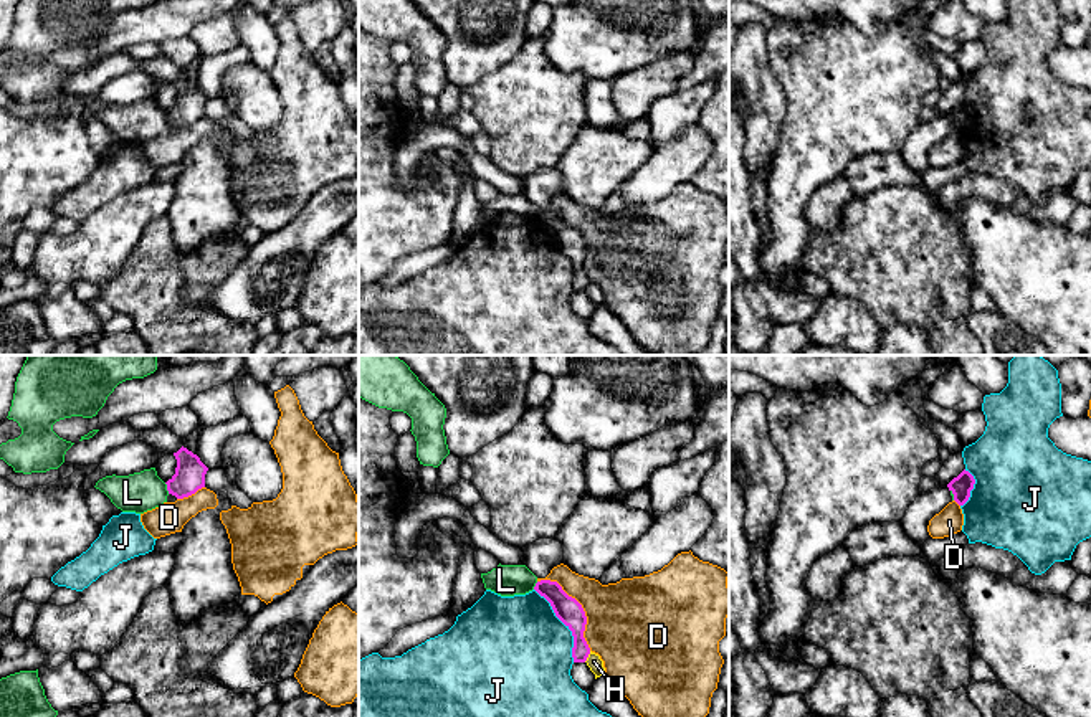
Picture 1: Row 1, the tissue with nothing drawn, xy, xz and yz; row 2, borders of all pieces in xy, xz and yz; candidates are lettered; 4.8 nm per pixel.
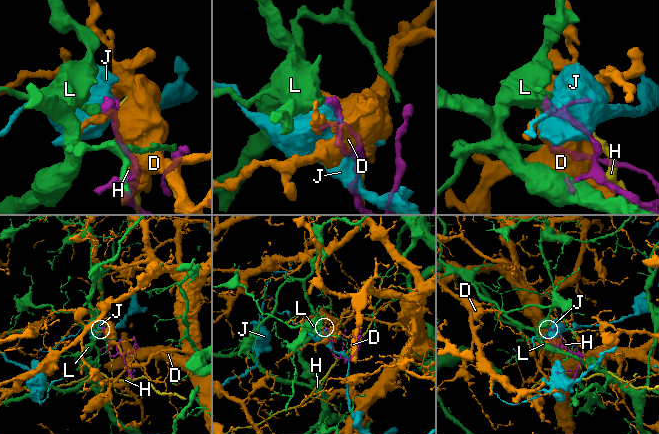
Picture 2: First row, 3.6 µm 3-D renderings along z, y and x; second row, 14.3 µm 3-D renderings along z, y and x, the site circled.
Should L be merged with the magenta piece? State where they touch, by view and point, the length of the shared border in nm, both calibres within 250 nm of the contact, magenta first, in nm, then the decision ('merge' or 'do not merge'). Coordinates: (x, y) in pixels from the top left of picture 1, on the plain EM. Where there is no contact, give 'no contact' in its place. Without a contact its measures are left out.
meets magenta in xy at (167, 118); contact 60 nm long; 150 nm thick on the magenta side, 190 nm on the other; do not merge

